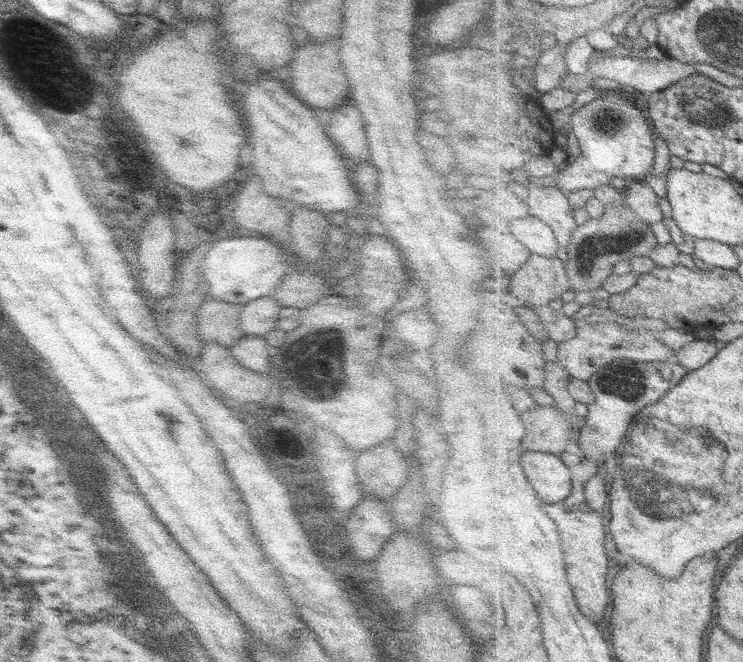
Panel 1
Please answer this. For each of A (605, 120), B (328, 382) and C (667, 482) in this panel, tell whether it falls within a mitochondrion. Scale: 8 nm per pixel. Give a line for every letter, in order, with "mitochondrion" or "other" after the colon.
A: mitochondrion
B: mitochondrion
C: mitochondrion

